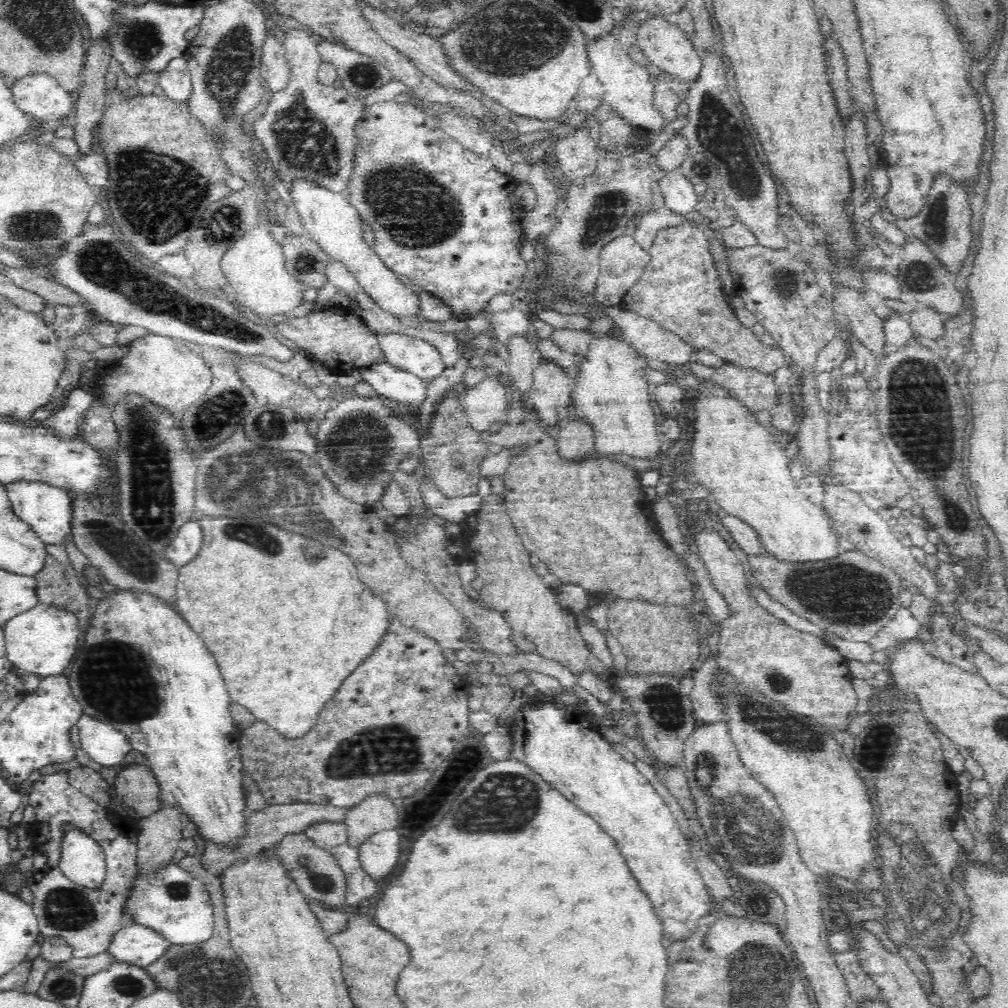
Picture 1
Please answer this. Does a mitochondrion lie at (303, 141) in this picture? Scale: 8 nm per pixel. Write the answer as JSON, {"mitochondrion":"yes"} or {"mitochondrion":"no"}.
{"mitochondrion":"yes"}

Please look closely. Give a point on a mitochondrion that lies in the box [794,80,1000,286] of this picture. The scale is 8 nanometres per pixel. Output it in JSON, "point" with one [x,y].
{"point":[936,216]}

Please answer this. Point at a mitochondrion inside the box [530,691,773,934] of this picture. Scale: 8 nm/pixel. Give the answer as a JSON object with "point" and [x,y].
{"point":[704,766]}

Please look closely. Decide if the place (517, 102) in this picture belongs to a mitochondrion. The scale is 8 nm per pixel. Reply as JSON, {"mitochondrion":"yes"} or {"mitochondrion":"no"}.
{"mitochondrion":"no"}

